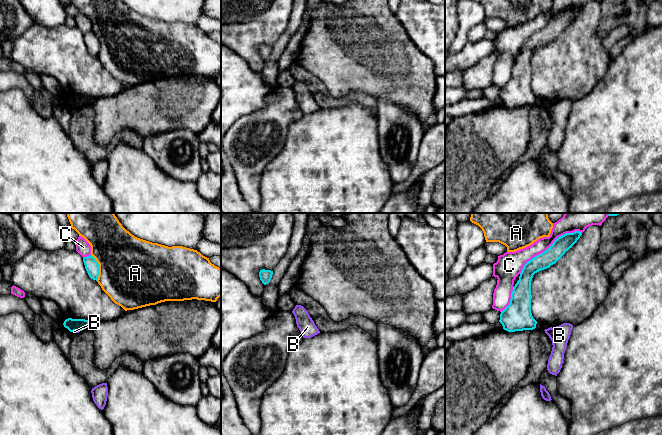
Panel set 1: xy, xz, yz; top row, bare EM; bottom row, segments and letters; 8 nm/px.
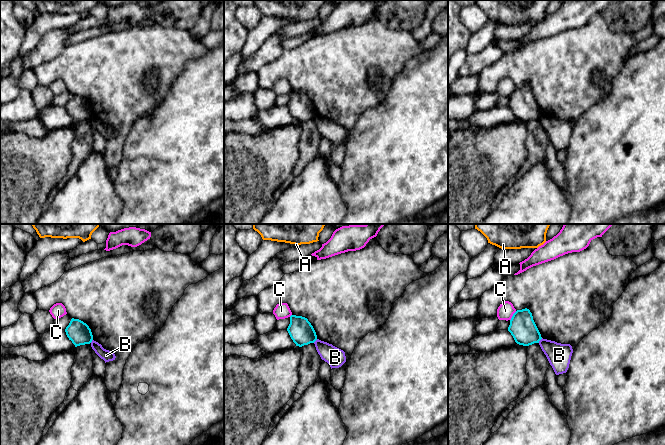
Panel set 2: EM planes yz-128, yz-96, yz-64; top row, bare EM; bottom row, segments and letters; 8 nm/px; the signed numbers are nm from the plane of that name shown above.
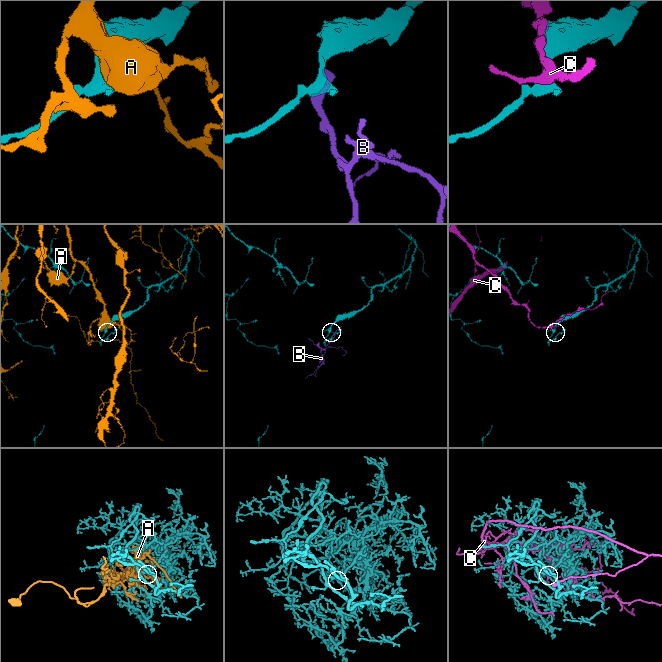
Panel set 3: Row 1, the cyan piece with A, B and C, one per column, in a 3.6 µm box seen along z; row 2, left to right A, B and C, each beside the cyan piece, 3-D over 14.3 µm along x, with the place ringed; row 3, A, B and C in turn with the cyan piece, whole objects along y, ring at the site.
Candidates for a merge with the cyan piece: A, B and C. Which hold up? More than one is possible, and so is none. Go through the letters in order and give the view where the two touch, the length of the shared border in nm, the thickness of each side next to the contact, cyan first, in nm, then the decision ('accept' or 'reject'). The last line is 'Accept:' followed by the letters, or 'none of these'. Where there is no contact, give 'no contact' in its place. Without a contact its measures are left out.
A: xy | 220 nm | 110/500 nm | reject
B: xy | 60 nm | 100/20 nm | reject
C: yz | 600 nm | 130/120 nm | reject
Accept: none of these

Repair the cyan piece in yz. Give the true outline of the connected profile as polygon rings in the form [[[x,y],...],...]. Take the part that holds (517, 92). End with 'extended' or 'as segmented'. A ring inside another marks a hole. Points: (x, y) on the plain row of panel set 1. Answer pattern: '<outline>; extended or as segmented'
[[[581,8],[566,9],[558,13],[543,29],[528,37],[511,69],[509,81],[501,87],[499,98],[508,108],[533,106],[537,97],[531,89],[531,57],[533,51],[555,40],[582,11]]]; as segmented

